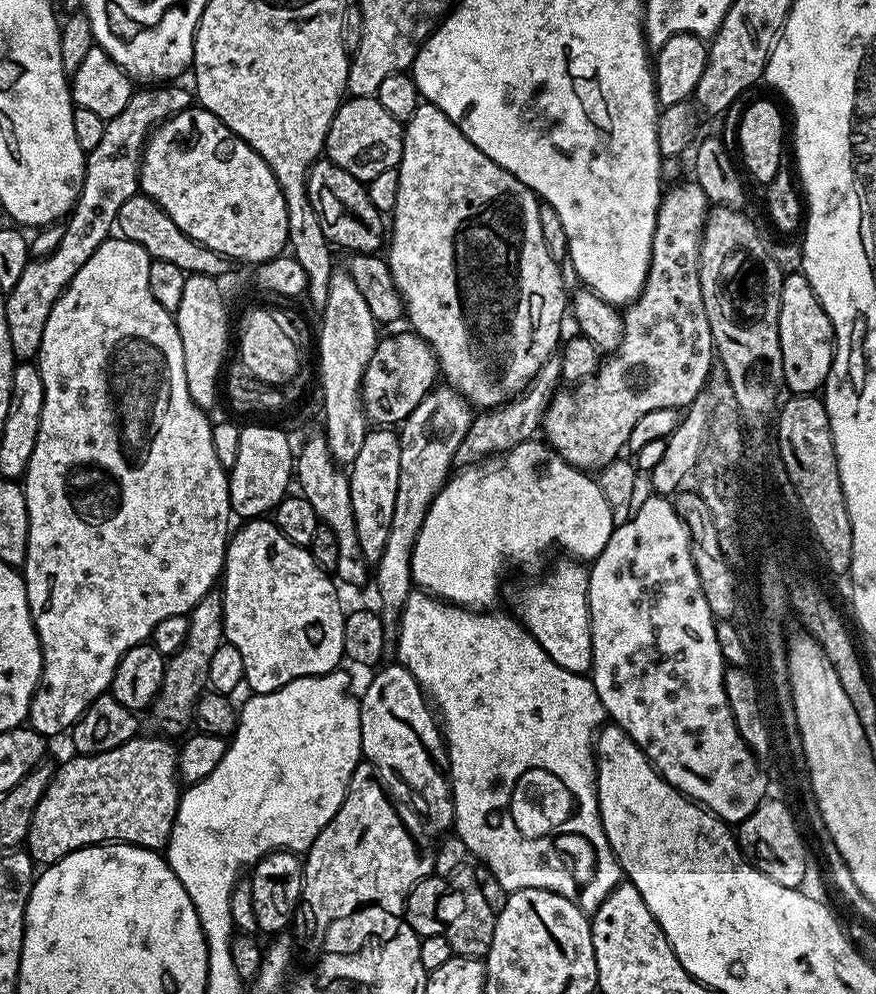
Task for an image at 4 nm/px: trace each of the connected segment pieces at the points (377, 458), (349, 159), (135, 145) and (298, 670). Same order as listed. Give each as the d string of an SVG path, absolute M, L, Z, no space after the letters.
M376 426L366 434L366 442L358 450L358 458L350 465L350 506L354 506L354 530L358 530L358 546L364 560L370 566L376 565L386 550L386 538L390 538L390 522L394 522L394 498L398 498L398 470L400 469L400 437L391 427Z
M354 96L345 99L334 122L330 122L330 134L326 134L324 150L334 166L342 166L346 174L365 182L378 178L378 174L391 168L399 169L404 145L404 124L382 107L375 96Z
M164 82L159 86L144 86L133 91L122 114L105 123L98 146L86 153L82 190L64 224L62 242L58 242L58 246L48 256L29 259L26 270L22 270L22 278L18 278L14 290L7 292L5 300L8 301L3 301L2 304L6 310L6 326L10 334L12 354L17 361L32 362L39 357L42 330L46 330L46 318L50 318L50 310L54 310L60 295L68 289L68 283L74 278L74 274L78 274L78 270L82 270L82 266L90 262L90 254L94 254L94 250L98 250L98 246L102 246L102 242L106 242L113 235L118 210L126 203L126 198L134 198L140 192L140 159L144 157L144 145L147 144L152 129L169 120L174 114L193 107L193 93L189 89L187 92L186 89L179 88L178 85L176 82Z
M257 518L247 521L243 526L231 533L228 541L228 551L224 554L224 570L222 573L222 603L224 605L224 640L242 654L242 666L244 667L244 684L252 687L251 691L256 694L270 694L282 686L286 686L291 680L306 678L307 676L321 676L327 672L337 671L341 667L340 660L345 659L344 655L344 618L345 609L340 609L340 596L336 593L337 585L333 577L325 569L314 562L311 551L308 548L298 546L278 530L278 526L271 519Z

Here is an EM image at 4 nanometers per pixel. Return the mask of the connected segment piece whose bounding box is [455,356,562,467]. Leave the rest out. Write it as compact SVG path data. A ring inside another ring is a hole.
M552 357L544 364L539 374L531 381L523 392L514 399L497 408L477 413L471 422L470 430L462 440L456 451L455 463L459 467L467 467L479 463L486 457L502 454L522 441L533 439L543 423L543 416L554 393L557 382L562 378L562 361L559 357ZM536 431L536 432L535 432Z

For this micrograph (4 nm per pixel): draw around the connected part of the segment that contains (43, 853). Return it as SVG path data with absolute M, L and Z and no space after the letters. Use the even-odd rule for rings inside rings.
M138 734L130 742L109 752L93 756L73 755L73 760L53 771L50 786L46 786L34 810L34 818L30 818L26 841L26 851L37 865L53 864L74 850L95 844L136 844L153 850L167 845L178 810L182 781L178 775L177 745L168 741L171 739L156 736Z

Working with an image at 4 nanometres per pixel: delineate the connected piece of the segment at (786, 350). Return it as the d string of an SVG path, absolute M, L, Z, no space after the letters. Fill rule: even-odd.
M803 271L785 275L781 282L778 338L781 342L782 370L784 371L783 387L792 394L819 393L828 383L836 335L822 302L818 302Z

